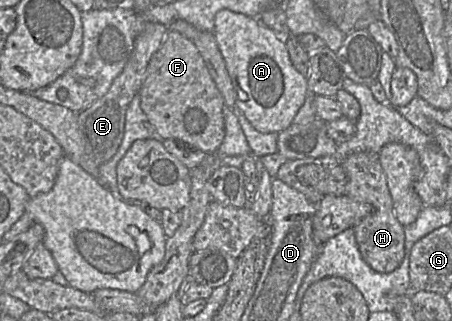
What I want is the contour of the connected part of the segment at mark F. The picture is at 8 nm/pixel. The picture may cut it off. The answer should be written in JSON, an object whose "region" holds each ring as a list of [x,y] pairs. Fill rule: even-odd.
{"region":[[[168,28],[162,44],[149,61],[139,95],[141,109],[163,139],[181,141],[188,149],[197,149],[206,154],[217,153],[225,136],[224,99],[197,47],[188,38]]]}

